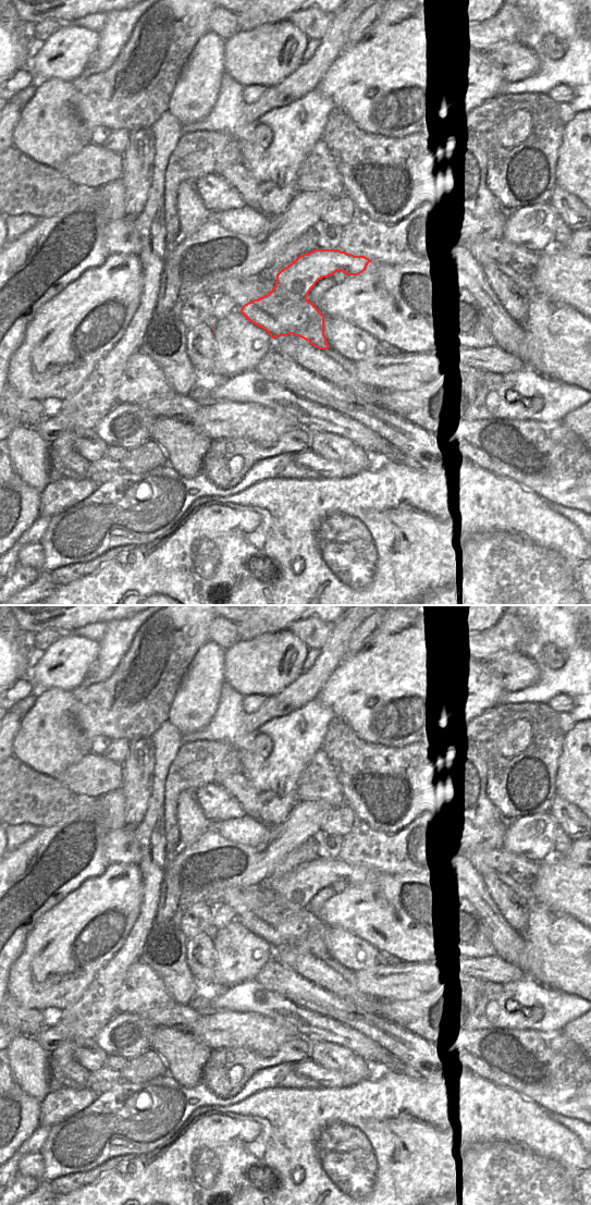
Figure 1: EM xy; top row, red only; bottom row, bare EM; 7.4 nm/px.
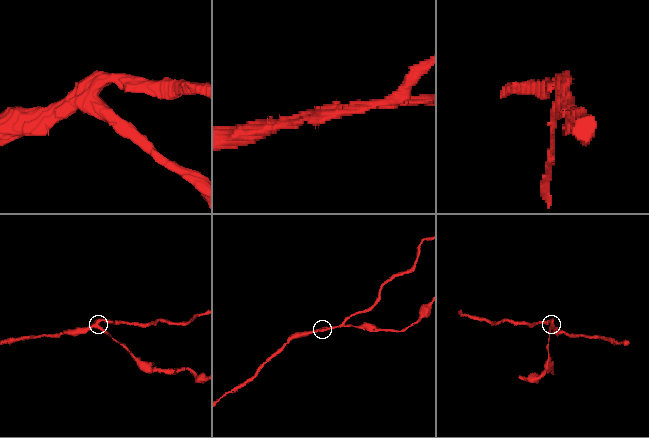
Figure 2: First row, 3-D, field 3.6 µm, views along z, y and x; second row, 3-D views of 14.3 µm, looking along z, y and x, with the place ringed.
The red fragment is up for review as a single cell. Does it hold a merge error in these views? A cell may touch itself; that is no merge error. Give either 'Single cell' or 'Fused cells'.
Fused cells.

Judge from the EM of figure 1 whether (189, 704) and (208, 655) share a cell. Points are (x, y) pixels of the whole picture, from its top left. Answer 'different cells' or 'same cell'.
same cell

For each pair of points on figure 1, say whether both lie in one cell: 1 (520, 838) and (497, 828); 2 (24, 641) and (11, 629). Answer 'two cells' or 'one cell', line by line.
1: two cells
2: one cell

